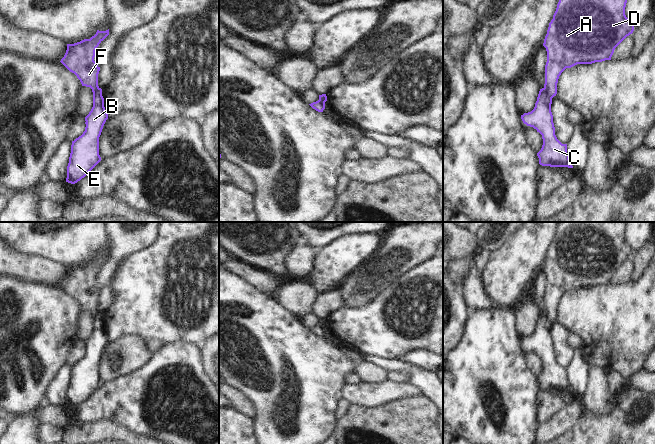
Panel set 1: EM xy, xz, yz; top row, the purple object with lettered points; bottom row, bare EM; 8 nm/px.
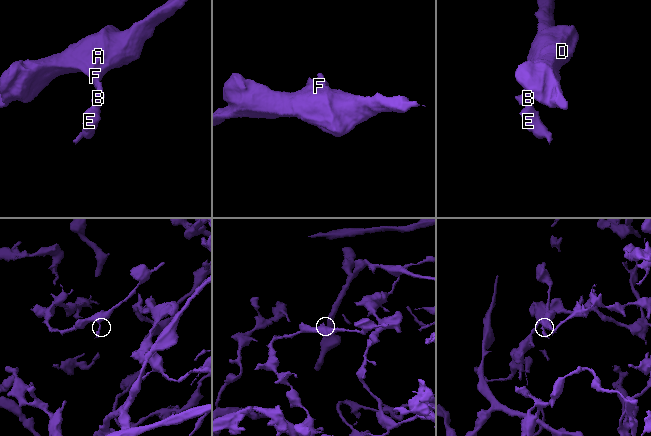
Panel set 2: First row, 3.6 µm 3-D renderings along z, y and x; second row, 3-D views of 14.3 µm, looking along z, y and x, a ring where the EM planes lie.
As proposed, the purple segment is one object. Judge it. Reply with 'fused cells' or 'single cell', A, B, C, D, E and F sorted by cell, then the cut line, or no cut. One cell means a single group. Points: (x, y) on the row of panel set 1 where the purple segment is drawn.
fused cells; groups A D F / B C E; cut yz (544, 86), (547, 95), (551, 99)

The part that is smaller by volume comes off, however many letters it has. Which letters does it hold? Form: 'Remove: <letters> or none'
Remove: B, C, E

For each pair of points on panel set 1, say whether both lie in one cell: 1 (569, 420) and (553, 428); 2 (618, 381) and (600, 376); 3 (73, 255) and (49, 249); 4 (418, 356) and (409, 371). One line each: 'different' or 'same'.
1: same
2: different
3: same
4: different

